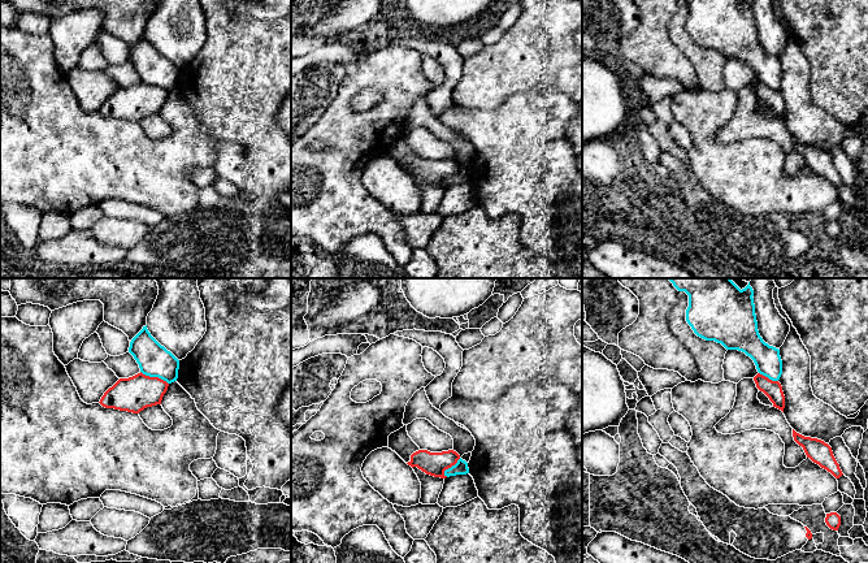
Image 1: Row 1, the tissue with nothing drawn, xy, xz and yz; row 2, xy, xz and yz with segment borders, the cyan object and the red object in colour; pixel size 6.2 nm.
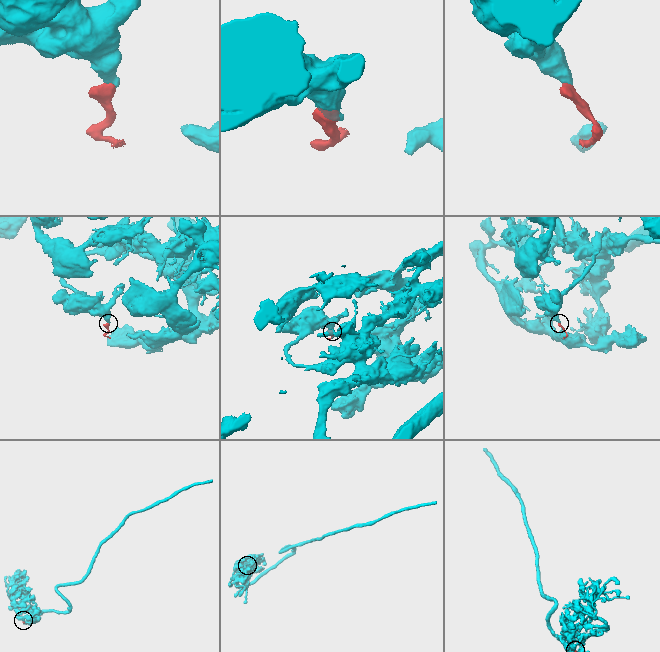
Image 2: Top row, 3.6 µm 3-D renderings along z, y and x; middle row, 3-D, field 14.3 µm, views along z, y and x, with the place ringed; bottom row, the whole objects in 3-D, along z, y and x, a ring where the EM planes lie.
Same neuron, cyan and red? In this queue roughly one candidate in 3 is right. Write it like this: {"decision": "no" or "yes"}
{"decision": "no"}

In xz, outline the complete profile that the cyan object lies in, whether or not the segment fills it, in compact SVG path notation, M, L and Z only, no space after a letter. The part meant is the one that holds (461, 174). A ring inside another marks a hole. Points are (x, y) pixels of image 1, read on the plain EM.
M461 166L457 169L455 174L444 179L444 185L447 186L466 182L469 182L468 172Z

